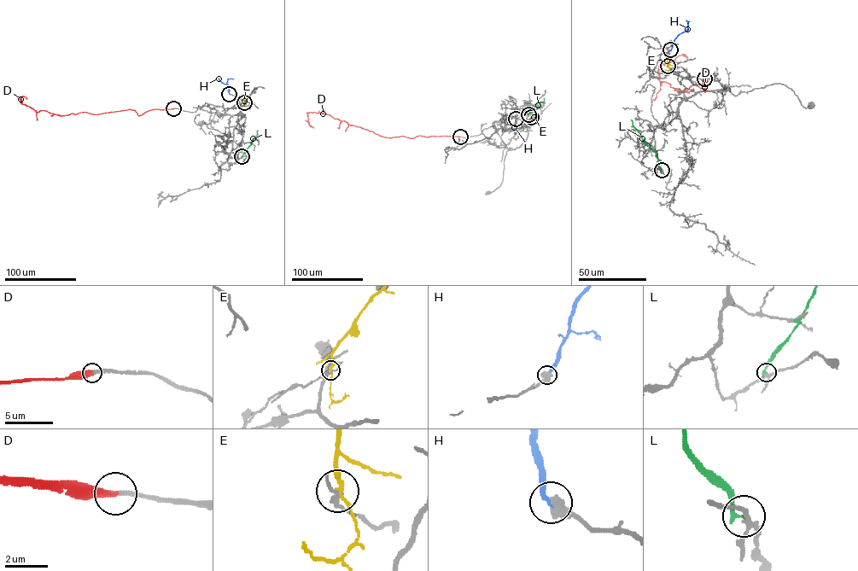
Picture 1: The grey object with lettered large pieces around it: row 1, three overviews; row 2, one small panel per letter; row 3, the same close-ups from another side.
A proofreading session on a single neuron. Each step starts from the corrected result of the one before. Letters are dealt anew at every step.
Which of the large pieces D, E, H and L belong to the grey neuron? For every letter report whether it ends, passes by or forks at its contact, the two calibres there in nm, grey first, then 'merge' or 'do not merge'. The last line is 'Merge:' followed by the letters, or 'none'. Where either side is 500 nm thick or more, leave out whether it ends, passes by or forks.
D: it ends | 260/440 nm | merge
E: it forks | 130/150 nm | do not merge
H: 550/240 nm | do not merge
L: it ends | 190/180 nm | do not merge
Merge: D

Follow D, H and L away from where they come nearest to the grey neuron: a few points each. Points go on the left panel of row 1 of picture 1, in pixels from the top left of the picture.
D: (173, 108), (139, 115), (130, 109), (60, 115), (37, 112), (20, 101), (21, 96), (26, 99)
H: (229, 94), (226, 82), (229, 78), (233, 78)
L: (242, 156), (257, 135), (257, 130)

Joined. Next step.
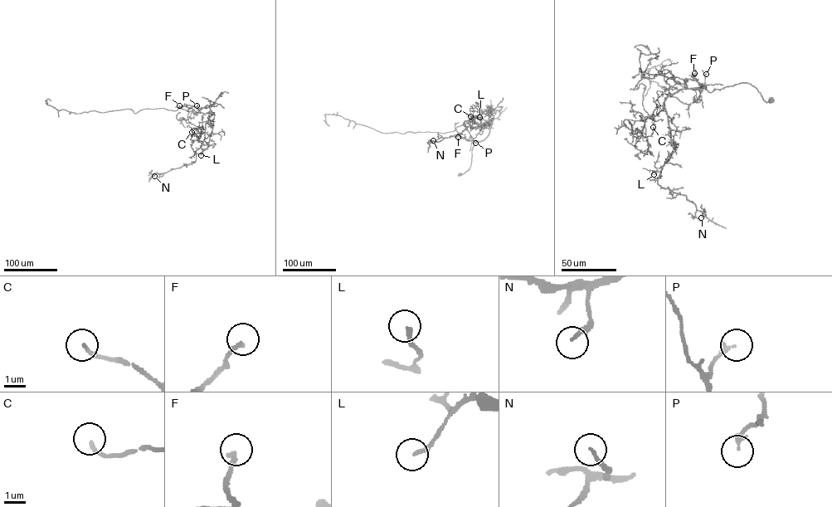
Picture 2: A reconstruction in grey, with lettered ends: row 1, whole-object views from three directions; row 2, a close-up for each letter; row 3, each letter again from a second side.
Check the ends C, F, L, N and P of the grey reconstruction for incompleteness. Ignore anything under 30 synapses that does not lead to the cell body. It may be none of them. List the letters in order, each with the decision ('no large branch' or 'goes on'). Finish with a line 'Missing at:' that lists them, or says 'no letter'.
C: no large branch
F: goes on
L: no large branch
N: no large branch
P: no large branch
Missing at: F

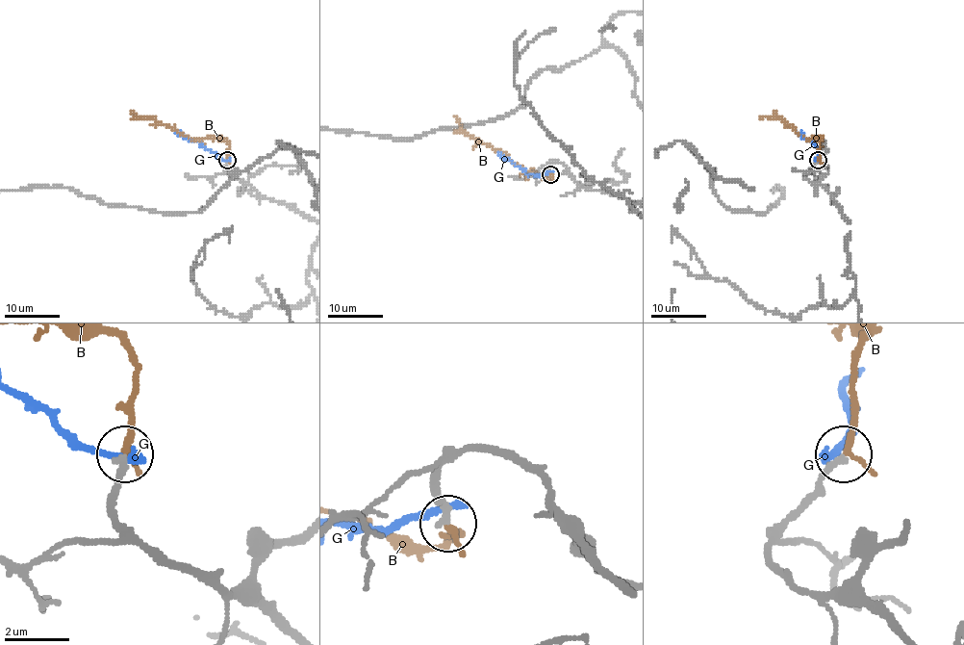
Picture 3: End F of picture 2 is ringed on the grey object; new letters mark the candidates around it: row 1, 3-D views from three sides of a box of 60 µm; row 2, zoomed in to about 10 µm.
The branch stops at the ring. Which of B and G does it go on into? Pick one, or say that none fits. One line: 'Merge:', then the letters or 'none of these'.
Merge: B

